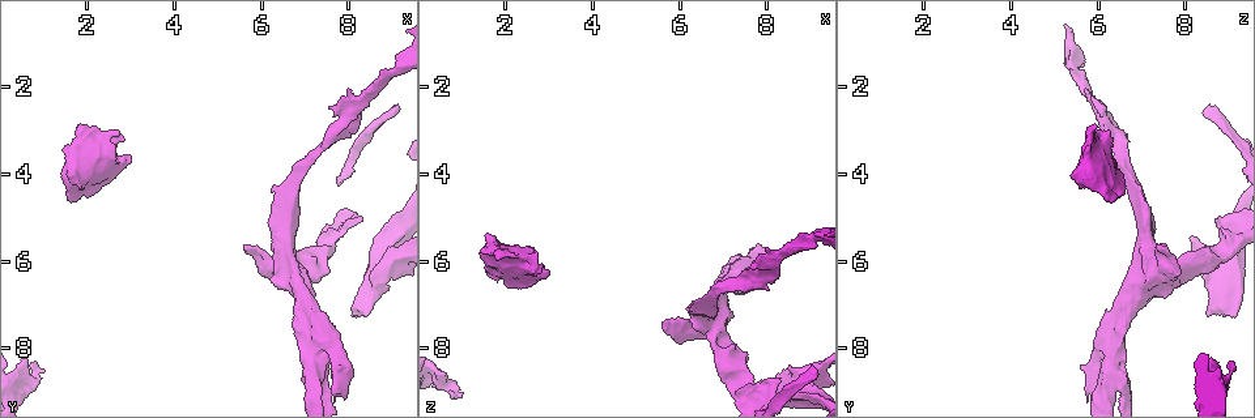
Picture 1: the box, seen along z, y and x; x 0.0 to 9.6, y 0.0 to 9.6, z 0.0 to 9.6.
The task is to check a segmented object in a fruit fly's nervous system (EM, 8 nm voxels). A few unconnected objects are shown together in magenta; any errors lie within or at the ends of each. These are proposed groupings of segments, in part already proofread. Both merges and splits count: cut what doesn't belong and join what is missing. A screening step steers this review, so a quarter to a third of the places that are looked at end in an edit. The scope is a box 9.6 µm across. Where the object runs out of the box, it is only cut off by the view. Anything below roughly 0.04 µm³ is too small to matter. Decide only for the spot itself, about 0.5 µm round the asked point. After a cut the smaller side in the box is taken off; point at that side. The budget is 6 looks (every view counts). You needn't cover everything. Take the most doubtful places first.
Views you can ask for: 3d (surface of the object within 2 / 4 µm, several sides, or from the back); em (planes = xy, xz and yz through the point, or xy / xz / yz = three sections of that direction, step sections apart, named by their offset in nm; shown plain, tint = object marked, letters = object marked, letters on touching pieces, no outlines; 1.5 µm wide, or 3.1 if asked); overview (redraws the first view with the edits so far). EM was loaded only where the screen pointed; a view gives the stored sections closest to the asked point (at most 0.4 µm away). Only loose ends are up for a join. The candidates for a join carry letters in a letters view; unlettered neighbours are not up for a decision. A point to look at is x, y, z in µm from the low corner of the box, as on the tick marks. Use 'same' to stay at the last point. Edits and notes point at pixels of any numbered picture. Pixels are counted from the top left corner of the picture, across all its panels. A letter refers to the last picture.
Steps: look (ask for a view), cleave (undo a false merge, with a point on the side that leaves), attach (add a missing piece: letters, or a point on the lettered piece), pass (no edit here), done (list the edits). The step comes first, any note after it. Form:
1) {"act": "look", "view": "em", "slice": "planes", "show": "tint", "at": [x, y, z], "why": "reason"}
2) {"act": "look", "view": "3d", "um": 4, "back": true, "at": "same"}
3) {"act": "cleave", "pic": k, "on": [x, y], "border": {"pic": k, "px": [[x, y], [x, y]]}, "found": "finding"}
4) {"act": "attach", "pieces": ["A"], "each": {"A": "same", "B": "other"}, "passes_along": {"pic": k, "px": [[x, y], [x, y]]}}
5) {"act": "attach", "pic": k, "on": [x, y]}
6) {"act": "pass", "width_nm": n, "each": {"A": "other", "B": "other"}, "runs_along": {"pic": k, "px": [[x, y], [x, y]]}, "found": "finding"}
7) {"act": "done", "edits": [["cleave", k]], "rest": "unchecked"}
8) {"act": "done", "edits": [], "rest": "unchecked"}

{"act": "look", "view": "em", "slice": "planes", "show": "letters", "at": [8.15, 7.25, 9.15], "why": "free end"}

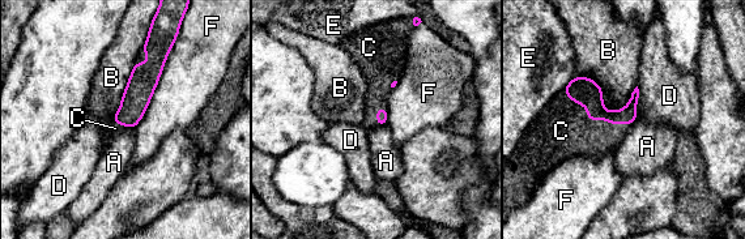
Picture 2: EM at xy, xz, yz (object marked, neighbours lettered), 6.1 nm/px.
{"act": "attach", "pieces": ["C"], "longest_contact_nm": ["F", 550], "each": {"A": "other", "B": "other", "C": "same", "D": "other", "E": "other", "F": "other"}, "passes_along": {"pic": 2, "px": [[583, 90], [591, 120], [561, 131]]}, "found": "the neuron continues"}

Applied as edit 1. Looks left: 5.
{"act": "look", "view": "overview", "why": "redraw"}

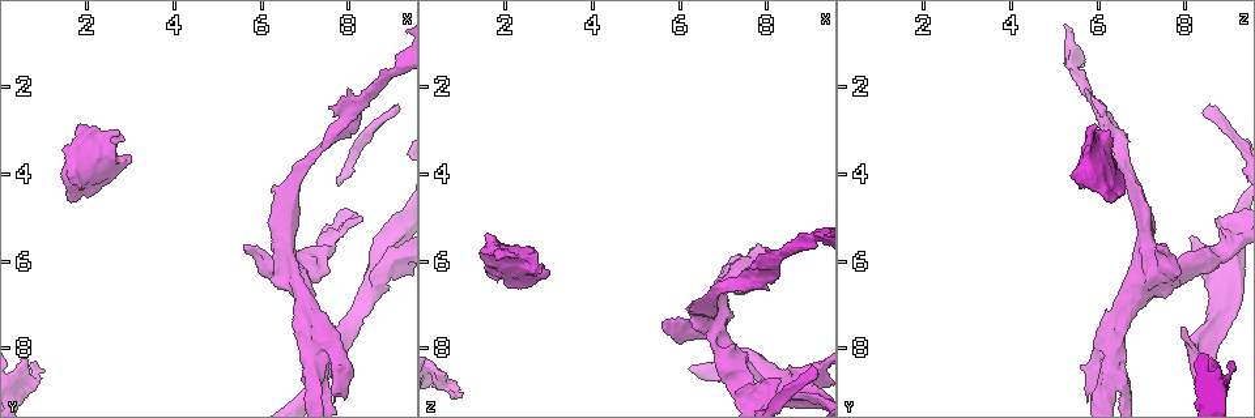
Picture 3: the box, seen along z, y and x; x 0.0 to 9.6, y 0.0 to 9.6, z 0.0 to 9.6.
{"act": "look", "view": "em", "slice": "xy", "step": 4, "show": "letters", "at": [6.90, 3.85, 6.65], "why": "sudden change in width"}

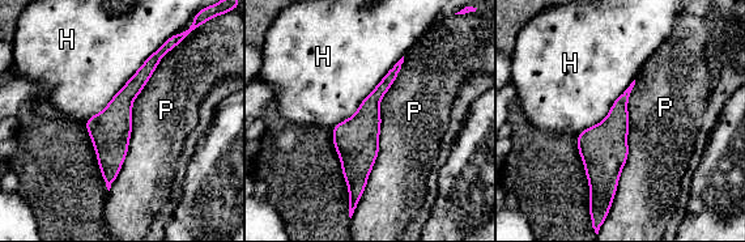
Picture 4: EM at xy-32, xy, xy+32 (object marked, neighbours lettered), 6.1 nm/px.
{"act": "pass", "longest_contact_nm": ["P", 1000], "each": {"H": "other", "P": "other"}, "runs_along": {"pic": 4, "px": [[166, 46], [122, 101], [109, 181]]}, "found": "all the same neuron"}

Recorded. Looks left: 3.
{"act": "done", "edits": [["attach", 2]], "rest": "unchecked"}

